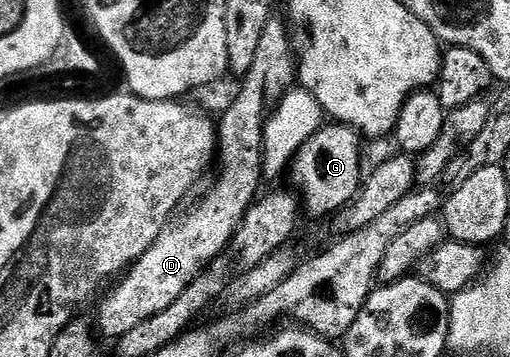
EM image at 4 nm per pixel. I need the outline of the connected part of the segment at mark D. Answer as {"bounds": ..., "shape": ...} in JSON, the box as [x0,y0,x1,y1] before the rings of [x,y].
{"bounds":[95,17,299,341],"shape":[[[272,17],[267,21],[267,29],[263,29],[263,38],[259,40],[259,49],[255,49],[255,62],[251,64],[251,69],[247,69],[247,73],[240,80],[241,92],[234,97],[233,104],[222,113],[221,119],[219,118],[215,163],[221,168],[217,171],[217,180],[214,181],[213,188],[185,216],[182,214],[180,217],[174,218],[168,227],[163,228],[159,237],[155,237],[151,249],[147,249],[147,253],[143,253],[143,257],[139,257],[136,263],[124,272],[123,278],[116,284],[118,287],[101,304],[99,304],[100,302],[96,304],[98,307],[95,331],[100,338],[102,335],[103,338],[110,339],[110,341],[121,339],[123,333],[131,333],[131,329],[136,329],[141,322],[147,321],[147,317],[155,317],[155,313],[163,313],[163,309],[170,307],[188,287],[192,287],[195,277],[229,248],[229,243],[233,240],[233,235],[237,232],[242,217],[258,198],[259,192],[262,190],[262,188],[260,189],[261,183],[263,184],[261,166],[265,160],[265,150],[263,149],[265,122],[273,114],[273,108],[281,102],[281,98],[294,86],[299,75],[298,64],[294,60],[293,63],[289,60],[290,28],[287,26],[286,20],[281,19]]]}

